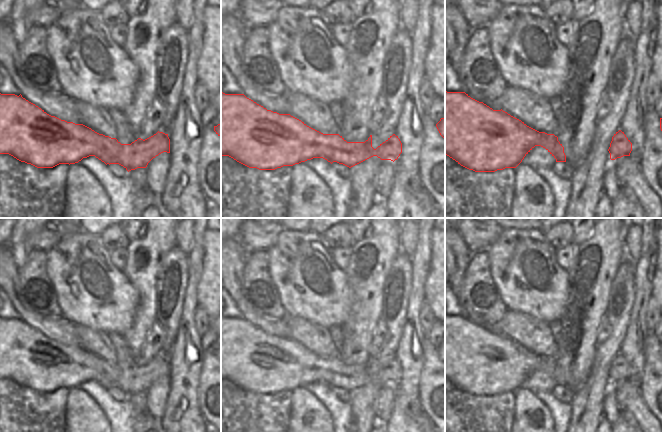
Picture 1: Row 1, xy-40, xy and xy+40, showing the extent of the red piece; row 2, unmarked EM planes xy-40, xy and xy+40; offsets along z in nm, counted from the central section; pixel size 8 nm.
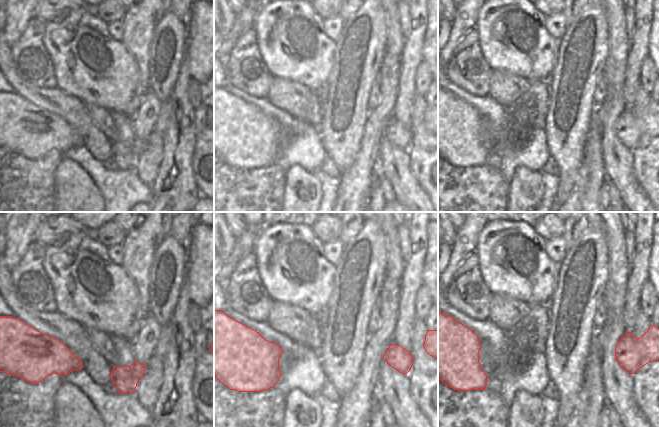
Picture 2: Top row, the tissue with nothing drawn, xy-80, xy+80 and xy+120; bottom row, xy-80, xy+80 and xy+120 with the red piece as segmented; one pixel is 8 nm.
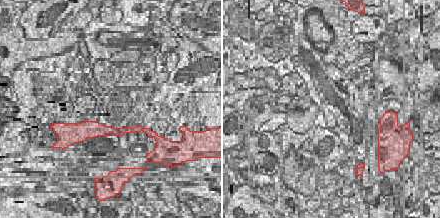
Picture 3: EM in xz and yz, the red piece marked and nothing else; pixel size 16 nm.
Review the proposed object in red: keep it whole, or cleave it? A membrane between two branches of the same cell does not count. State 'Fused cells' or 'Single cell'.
Single cell

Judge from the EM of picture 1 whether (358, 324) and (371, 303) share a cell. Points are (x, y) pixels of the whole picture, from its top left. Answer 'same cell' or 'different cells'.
same cell

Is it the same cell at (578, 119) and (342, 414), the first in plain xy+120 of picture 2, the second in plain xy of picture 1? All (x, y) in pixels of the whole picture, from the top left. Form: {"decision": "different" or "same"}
{"decision": "different"}

